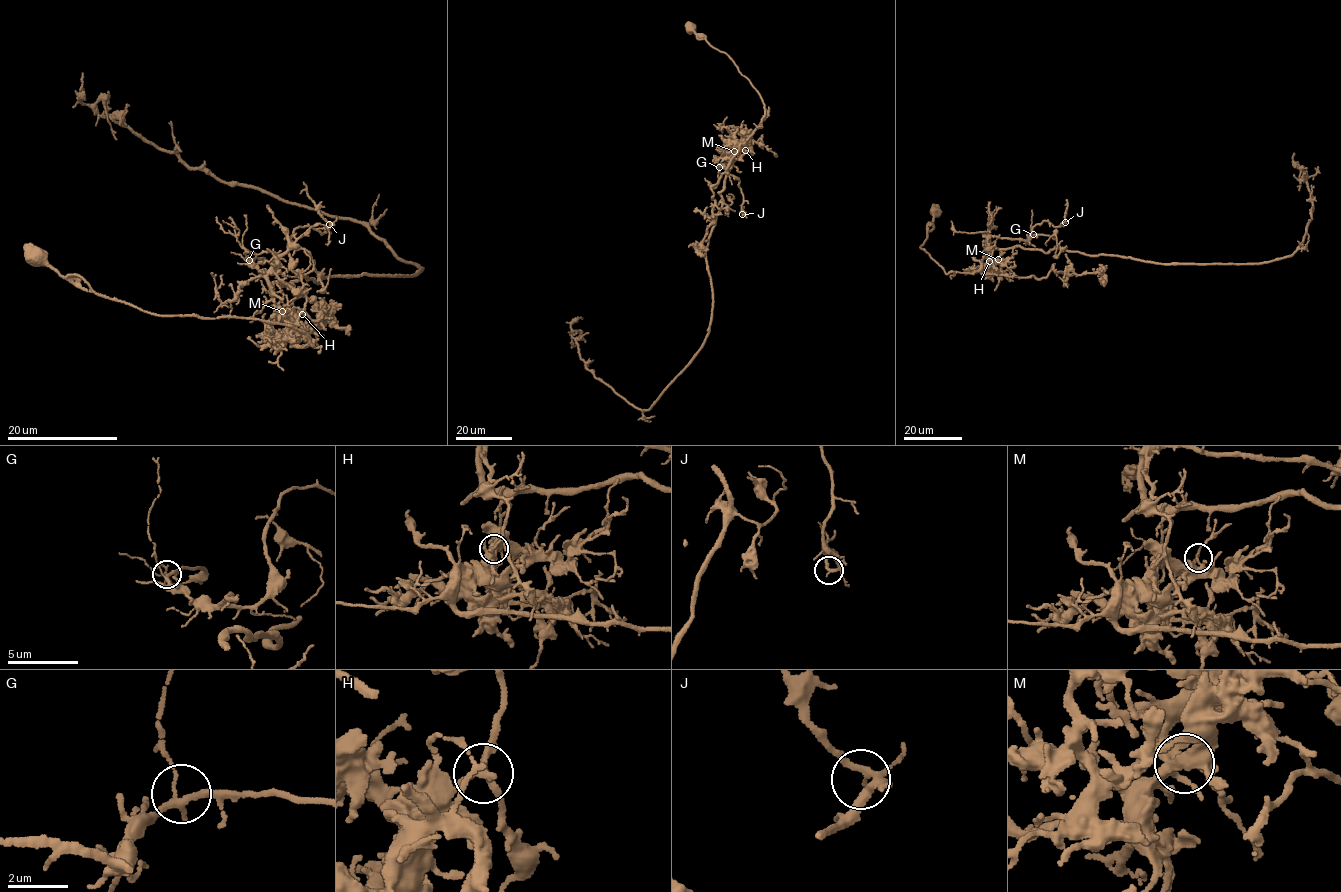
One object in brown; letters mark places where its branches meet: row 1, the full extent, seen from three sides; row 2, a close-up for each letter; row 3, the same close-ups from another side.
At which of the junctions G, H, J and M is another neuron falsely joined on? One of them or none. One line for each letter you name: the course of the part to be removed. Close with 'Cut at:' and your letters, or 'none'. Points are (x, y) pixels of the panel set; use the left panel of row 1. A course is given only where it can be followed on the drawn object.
H: course (302, 314), (268, 274), (271, 293), (424, 268), (362, 224), (191, 167), (100, 99), (116, 140)
Cut at: H

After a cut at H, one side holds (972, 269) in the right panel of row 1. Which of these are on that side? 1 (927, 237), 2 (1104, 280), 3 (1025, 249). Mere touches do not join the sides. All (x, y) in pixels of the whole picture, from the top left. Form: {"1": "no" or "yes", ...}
{"1": "yes", "2": "yes", "3": "no"}

